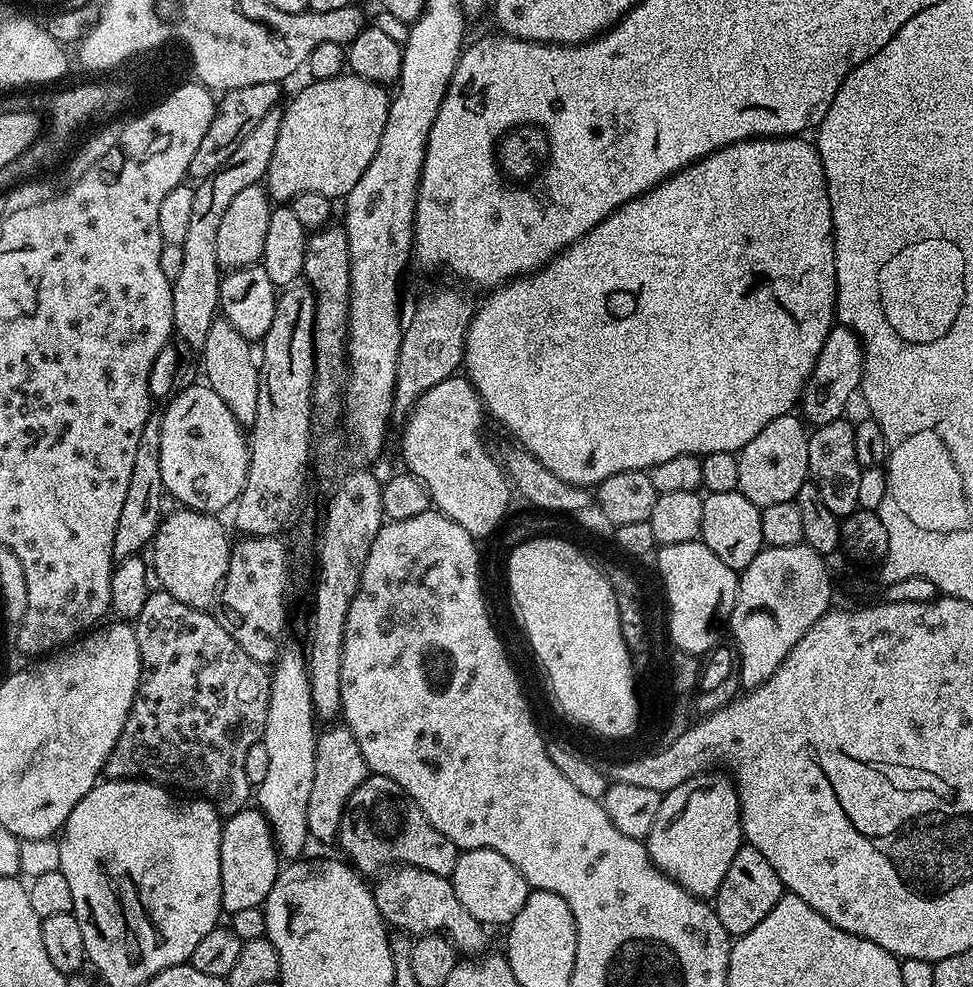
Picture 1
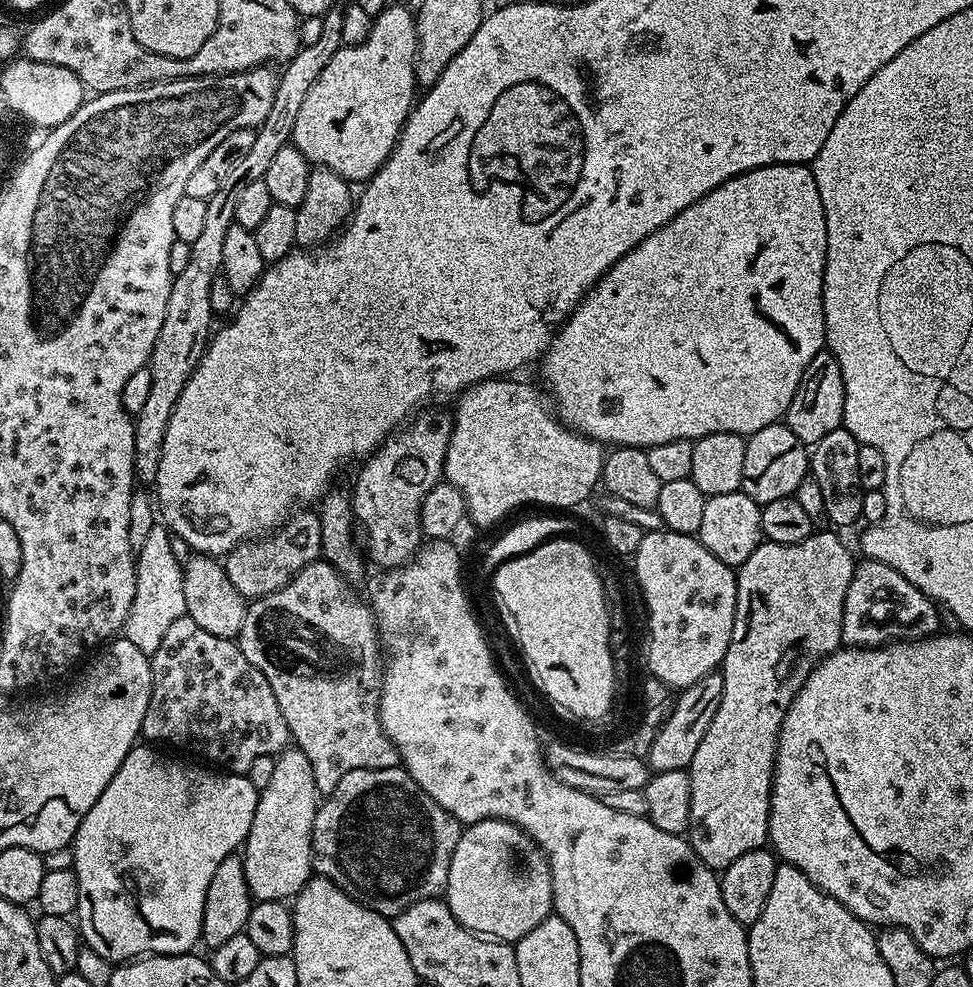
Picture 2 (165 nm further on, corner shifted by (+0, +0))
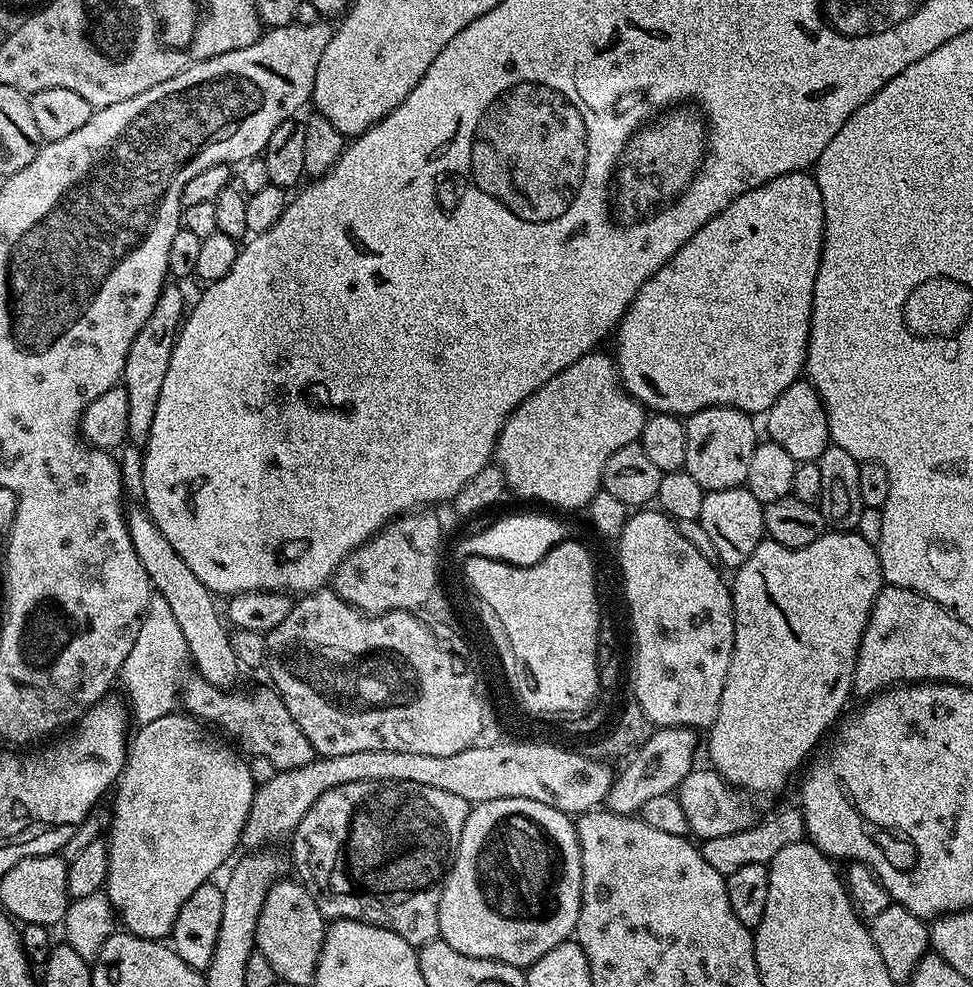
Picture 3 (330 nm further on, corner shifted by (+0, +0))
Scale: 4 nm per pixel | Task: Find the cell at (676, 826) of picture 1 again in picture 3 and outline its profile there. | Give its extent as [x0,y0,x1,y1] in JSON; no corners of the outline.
[708,531,885,796]

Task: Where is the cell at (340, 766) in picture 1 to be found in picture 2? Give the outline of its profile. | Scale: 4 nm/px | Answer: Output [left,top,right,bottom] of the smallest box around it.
[238,560,401,794]

